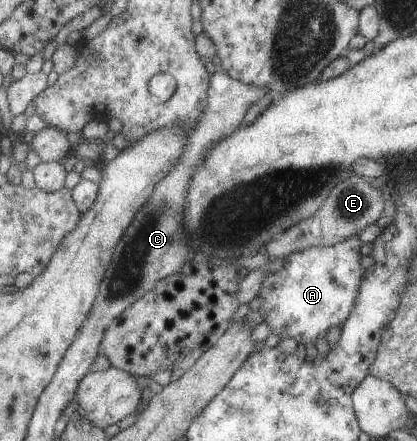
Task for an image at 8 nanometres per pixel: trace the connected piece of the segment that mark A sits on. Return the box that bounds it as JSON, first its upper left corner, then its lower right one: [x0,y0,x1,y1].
[256,236,365,345]

